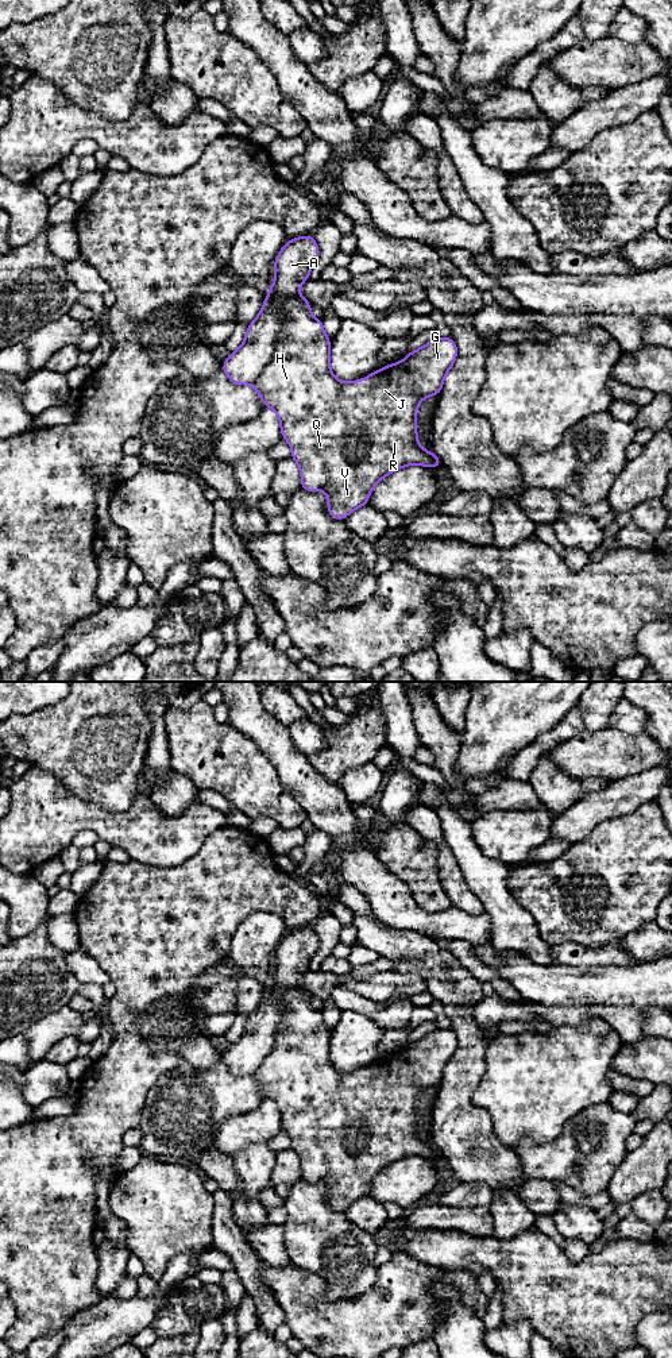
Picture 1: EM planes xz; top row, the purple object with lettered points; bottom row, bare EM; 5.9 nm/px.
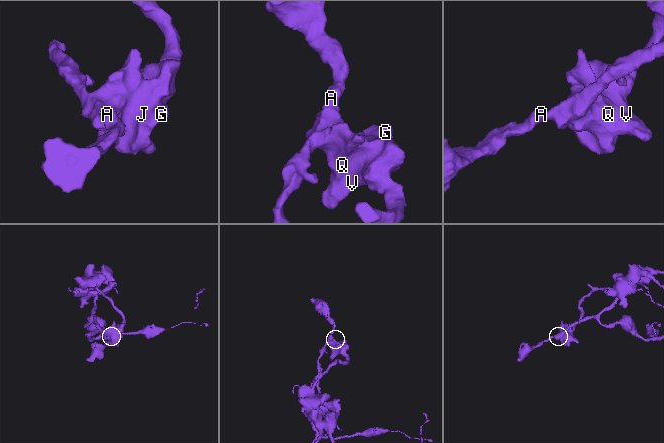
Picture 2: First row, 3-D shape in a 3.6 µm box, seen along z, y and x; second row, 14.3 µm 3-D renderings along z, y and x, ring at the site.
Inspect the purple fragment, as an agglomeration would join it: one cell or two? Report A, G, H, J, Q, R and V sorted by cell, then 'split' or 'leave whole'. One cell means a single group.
A / G H J Q R V | split

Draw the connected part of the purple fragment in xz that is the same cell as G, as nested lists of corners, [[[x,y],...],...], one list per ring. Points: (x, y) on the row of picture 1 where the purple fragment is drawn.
[[[271,288],[269,297],[281,301],[283,328],[277,337],[274,355],[254,382],[263,406],[270,406],[278,416],[282,437],[291,447],[291,458],[300,466],[301,489],[306,491],[327,491],[327,510],[335,520],[345,520],[355,509],[367,505],[374,486],[390,472],[405,466],[435,466],[443,463],[418,444],[416,412],[420,402],[437,396],[447,373],[457,358],[457,347],[452,337],[435,337],[418,350],[408,352],[402,362],[391,363],[374,371],[364,379],[341,382],[329,367],[331,339],[325,335],[323,320],[314,319],[310,304],[298,296],[279,294]]]

